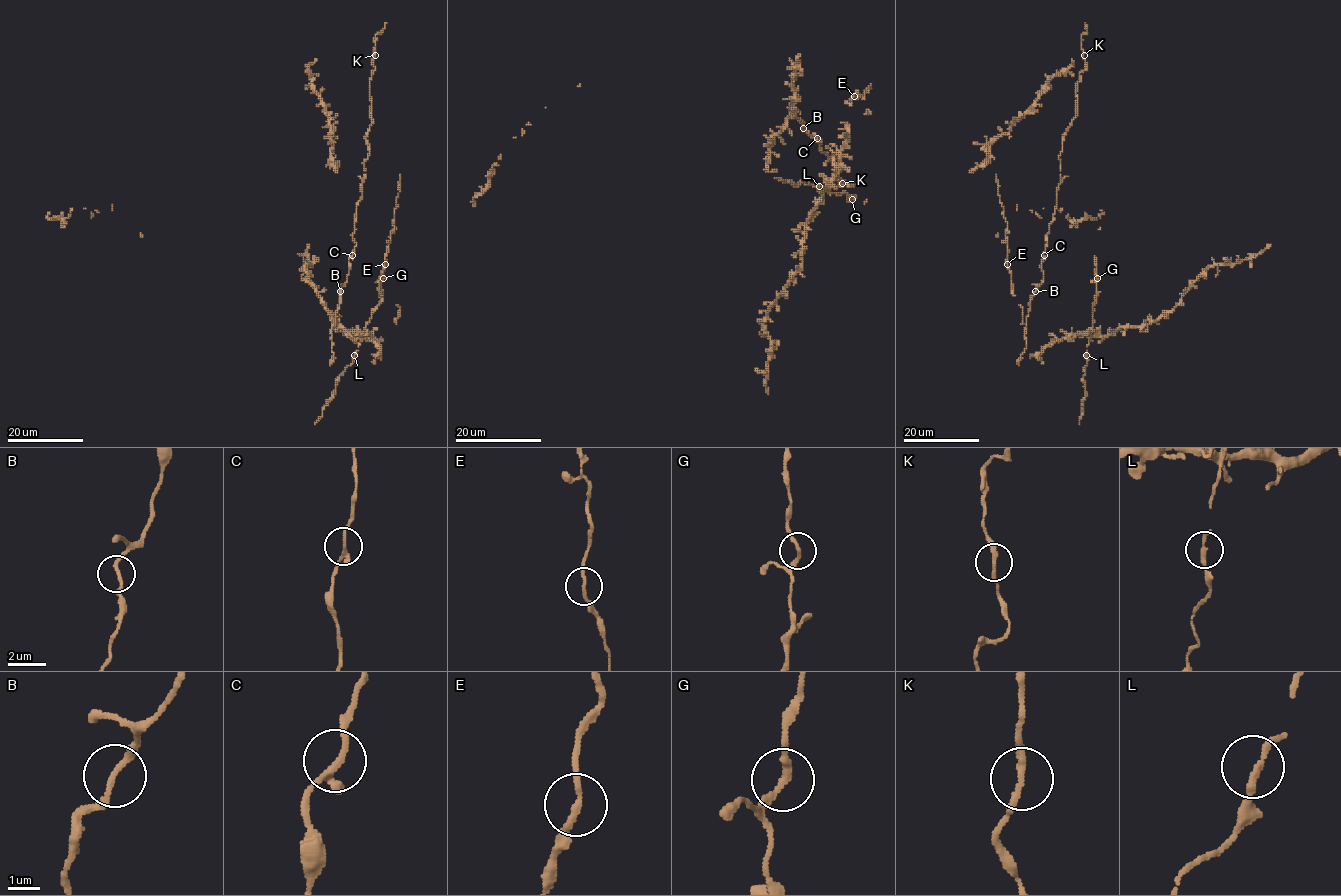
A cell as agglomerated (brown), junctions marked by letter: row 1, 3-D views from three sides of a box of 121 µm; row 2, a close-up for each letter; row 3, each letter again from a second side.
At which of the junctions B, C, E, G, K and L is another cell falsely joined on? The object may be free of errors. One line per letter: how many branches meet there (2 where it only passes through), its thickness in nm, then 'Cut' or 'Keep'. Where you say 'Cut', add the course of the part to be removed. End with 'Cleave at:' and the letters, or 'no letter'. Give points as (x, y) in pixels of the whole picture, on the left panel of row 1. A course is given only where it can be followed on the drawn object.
B: Branches: 2. Thickness 200 nm. Keep
C: Branches: 2. Thickness 200 nm. Keep
E: Branches: 2. Thickness 190 nm. Keep
G: Branches: 2. Thickness 200 nm. Keep
K: Branches: 2. Thickness 220 nm. Keep
L: Branches: 2. Thickness 200 nm. Keep
Cleave at: no letter

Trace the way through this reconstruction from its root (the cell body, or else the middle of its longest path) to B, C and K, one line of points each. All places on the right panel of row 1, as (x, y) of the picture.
B: (1056, 201), (1053, 221), (1046, 236), (1043, 281), (1035, 291)
C: (1056, 201), (1044, 255)
K: (1056, 201), (1061, 181), (1059, 157), (1063, 135), (1076, 116), (1077, 84), (1080, 73), (1086, 68), (1084, 55)

